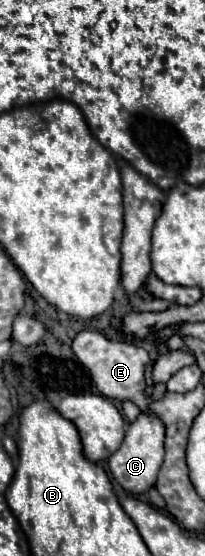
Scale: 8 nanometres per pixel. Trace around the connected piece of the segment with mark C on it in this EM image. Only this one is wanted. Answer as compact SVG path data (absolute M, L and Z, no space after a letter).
M140 412L140 416L128 424L122 446L108 458L108 468L114 480L132 494L142 494L156 482L156 474L164 460L164 424L154 412Z

